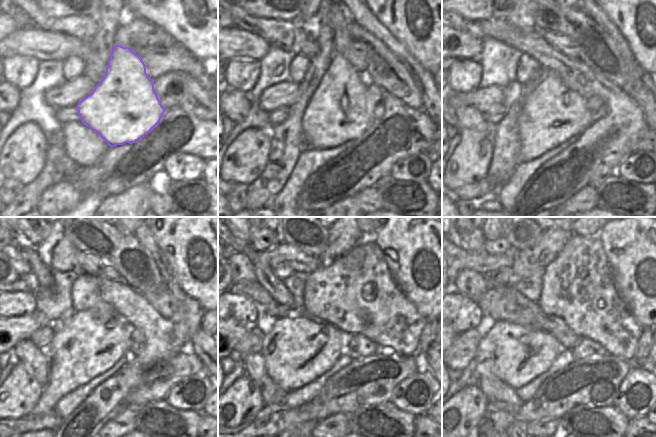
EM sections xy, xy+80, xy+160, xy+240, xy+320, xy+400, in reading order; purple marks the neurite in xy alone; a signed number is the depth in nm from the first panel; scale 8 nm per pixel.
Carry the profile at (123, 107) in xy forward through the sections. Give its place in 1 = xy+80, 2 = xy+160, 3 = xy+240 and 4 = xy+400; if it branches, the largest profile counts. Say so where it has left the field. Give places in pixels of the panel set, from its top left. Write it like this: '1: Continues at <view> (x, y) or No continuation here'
1: Continues at xy+80 (336, 113)
2: Continues at xy+160 (551, 114)
3: Continues at xy+240 (86, 344)
4: Continues at xy+400 (516, 356)

